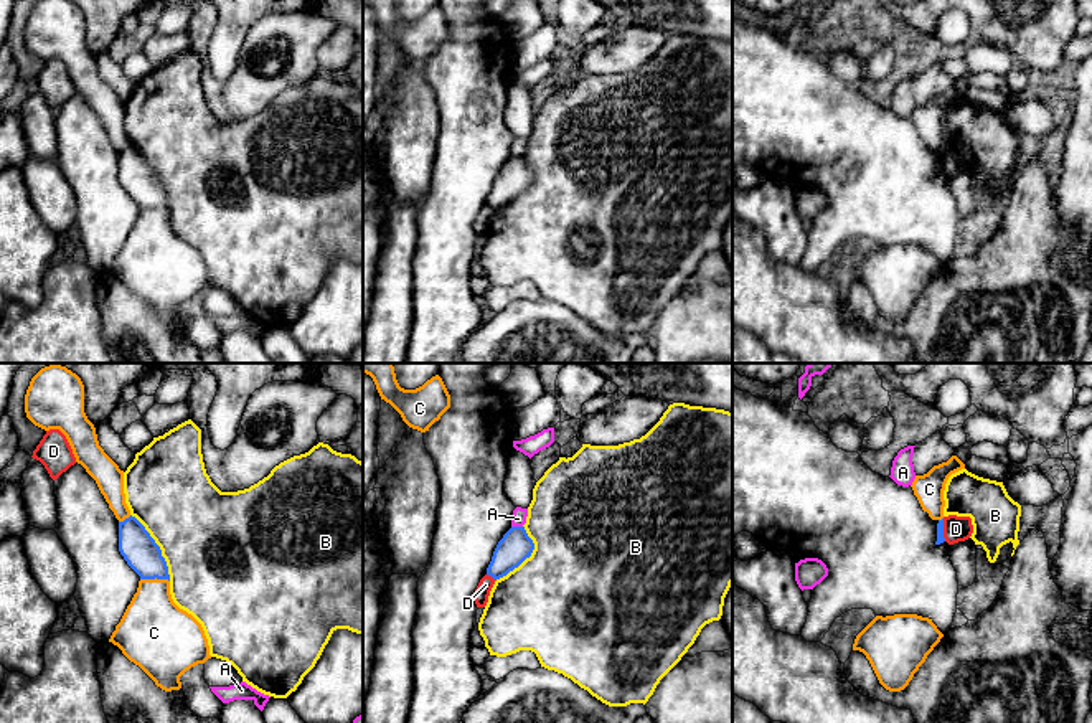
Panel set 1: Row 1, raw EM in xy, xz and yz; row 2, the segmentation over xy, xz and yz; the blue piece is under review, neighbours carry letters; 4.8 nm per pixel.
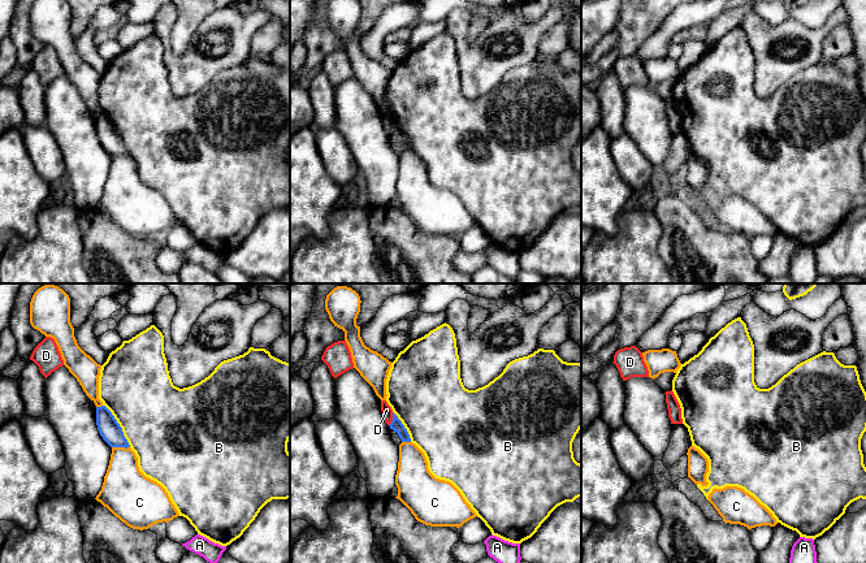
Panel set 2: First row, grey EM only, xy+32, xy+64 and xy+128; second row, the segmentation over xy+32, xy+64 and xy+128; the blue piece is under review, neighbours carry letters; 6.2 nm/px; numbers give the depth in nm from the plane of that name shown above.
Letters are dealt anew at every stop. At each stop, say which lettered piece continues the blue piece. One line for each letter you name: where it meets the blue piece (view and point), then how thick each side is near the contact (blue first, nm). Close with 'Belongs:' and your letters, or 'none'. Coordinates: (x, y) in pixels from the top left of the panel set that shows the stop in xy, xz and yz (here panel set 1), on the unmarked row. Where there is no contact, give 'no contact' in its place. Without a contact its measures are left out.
Belongs: none

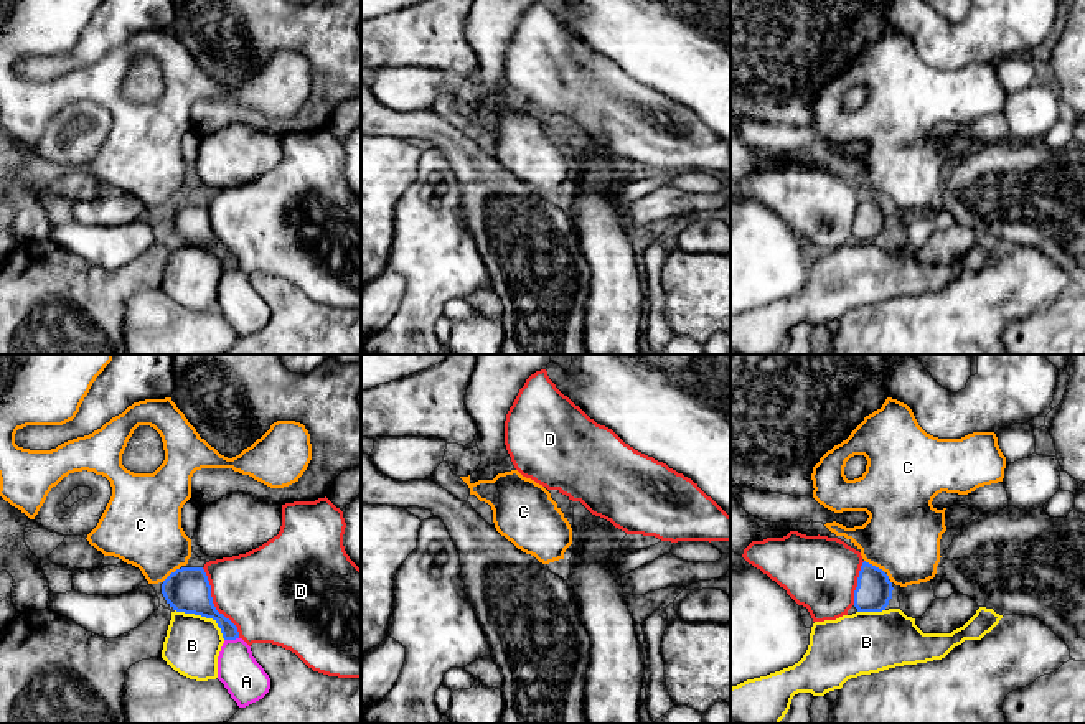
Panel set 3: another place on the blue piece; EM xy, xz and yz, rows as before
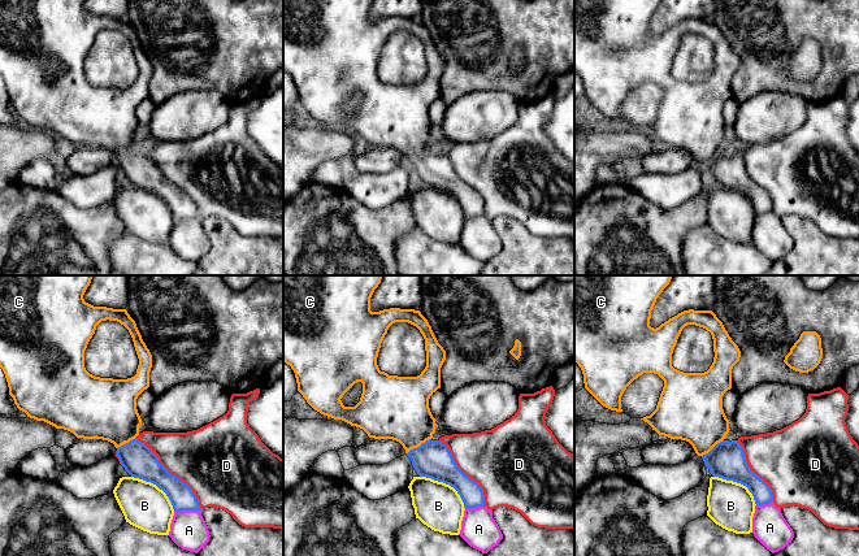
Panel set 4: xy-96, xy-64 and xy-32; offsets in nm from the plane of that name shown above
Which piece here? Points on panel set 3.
C: meets blue in yz at (878, 198); 170 nm thick on the blue side, 380 nm on the other
Belongs: C

